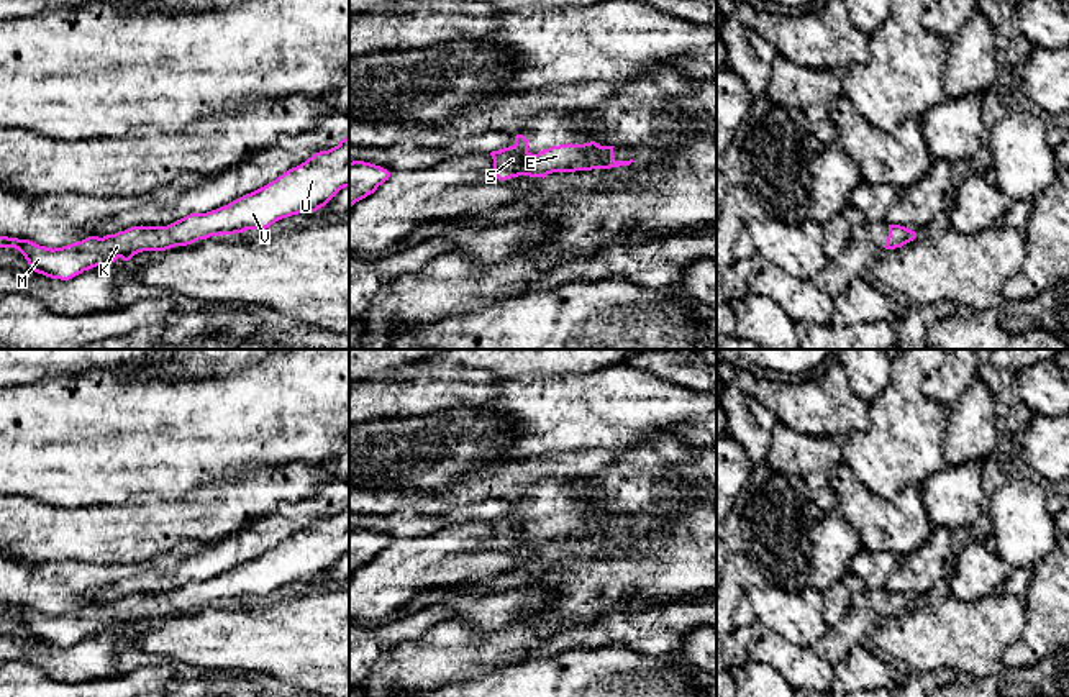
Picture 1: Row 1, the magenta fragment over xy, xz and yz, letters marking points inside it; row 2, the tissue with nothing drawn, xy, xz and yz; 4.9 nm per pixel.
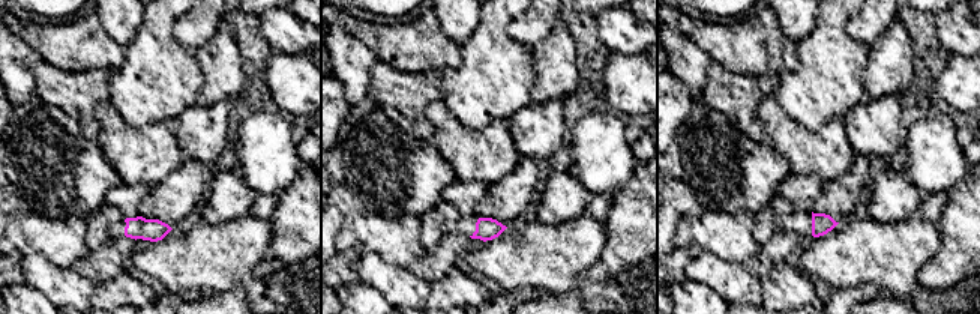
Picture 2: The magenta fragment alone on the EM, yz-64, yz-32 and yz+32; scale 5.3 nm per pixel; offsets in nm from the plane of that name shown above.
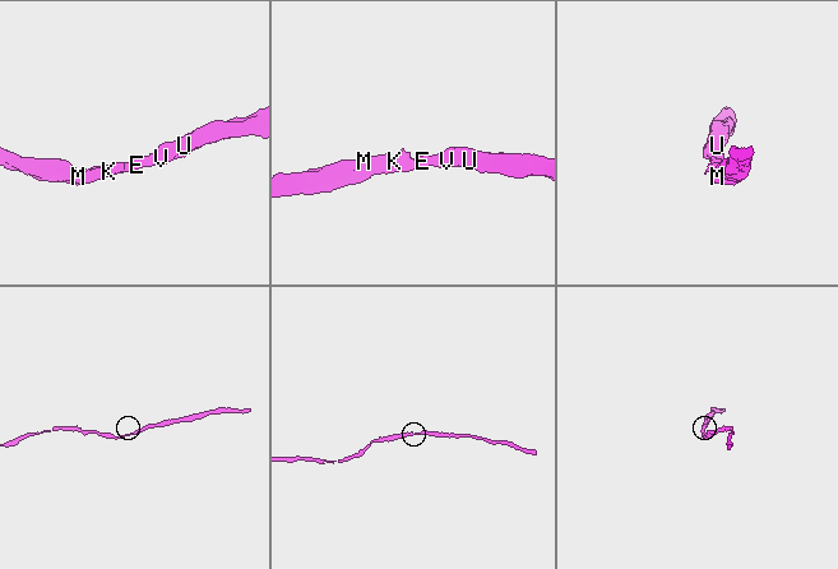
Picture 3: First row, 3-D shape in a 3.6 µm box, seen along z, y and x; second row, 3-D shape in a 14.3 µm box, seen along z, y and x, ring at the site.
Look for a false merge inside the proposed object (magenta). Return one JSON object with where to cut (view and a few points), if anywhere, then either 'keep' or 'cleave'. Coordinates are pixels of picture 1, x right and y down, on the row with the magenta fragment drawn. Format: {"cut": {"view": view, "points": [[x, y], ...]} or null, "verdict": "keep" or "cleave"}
{"cut": null, "verdict": "keep"}

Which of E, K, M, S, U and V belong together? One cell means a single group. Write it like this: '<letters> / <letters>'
E K M S U V

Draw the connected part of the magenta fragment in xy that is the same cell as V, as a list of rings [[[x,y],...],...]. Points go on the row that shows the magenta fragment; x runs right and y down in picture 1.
[[[349,138],[328,151],[315,153],[300,166],[225,207],[190,213],[167,226],[131,226],[54,249],[30,239],[0,236],[0,248],[18,249],[38,274],[69,280],[118,257],[130,261],[143,251],[166,251],[210,236],[266,230],[282,218],[316,212],[344,187],[349,187]]]

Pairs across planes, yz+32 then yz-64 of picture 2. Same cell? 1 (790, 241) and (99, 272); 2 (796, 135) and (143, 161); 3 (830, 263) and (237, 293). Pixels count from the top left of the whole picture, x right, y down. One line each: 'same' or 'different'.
1: same
2: same
3: different

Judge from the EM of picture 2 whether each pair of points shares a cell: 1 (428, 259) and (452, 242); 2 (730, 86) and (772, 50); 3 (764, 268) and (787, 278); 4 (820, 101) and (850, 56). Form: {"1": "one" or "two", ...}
{"1": "one", "2": "two", "3": "two", "4": "one"}

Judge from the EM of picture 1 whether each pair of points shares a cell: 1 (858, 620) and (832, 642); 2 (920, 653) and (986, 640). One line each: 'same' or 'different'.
1: same
2: same

